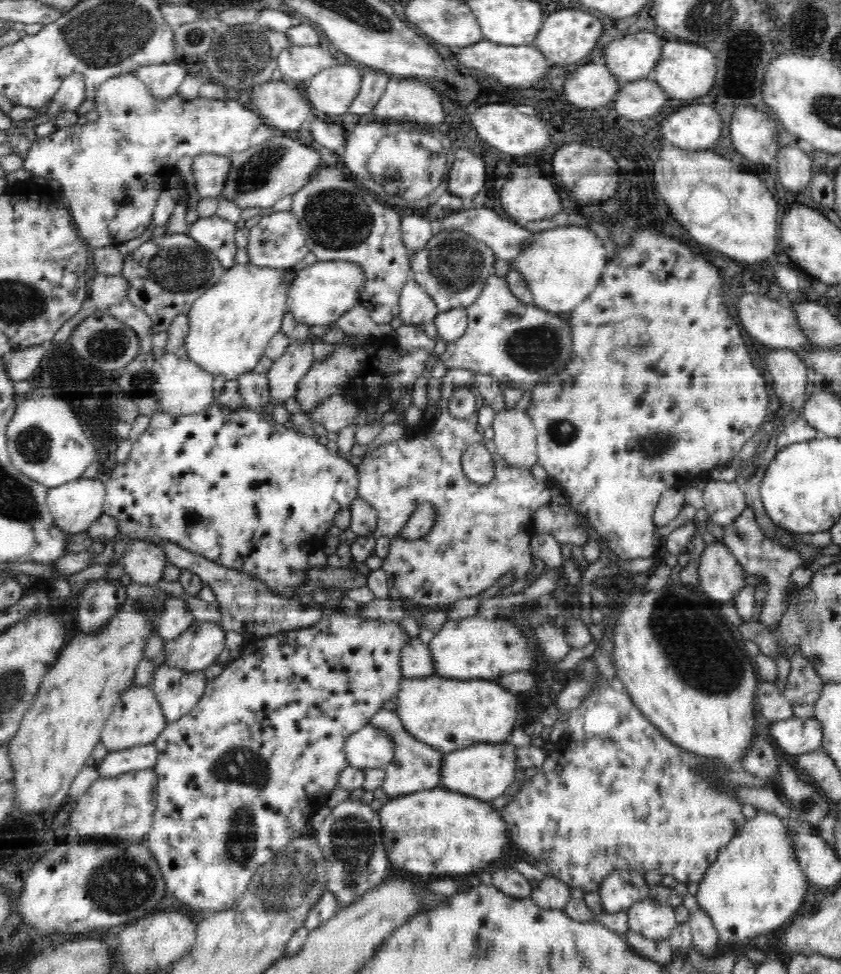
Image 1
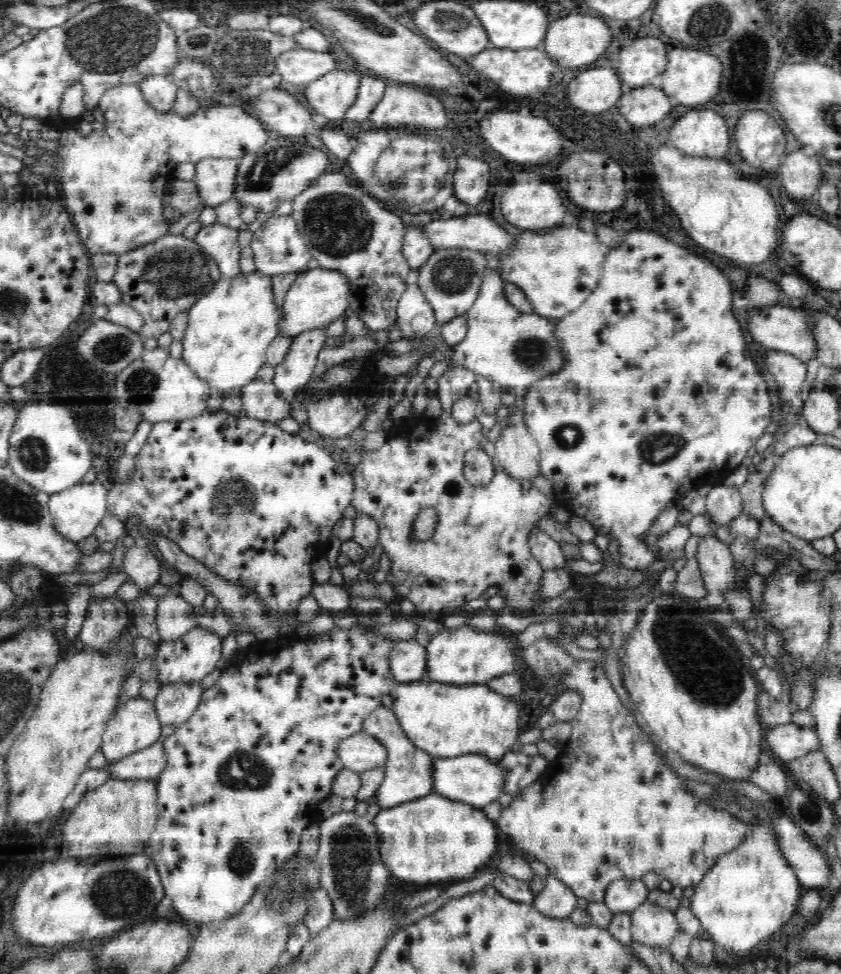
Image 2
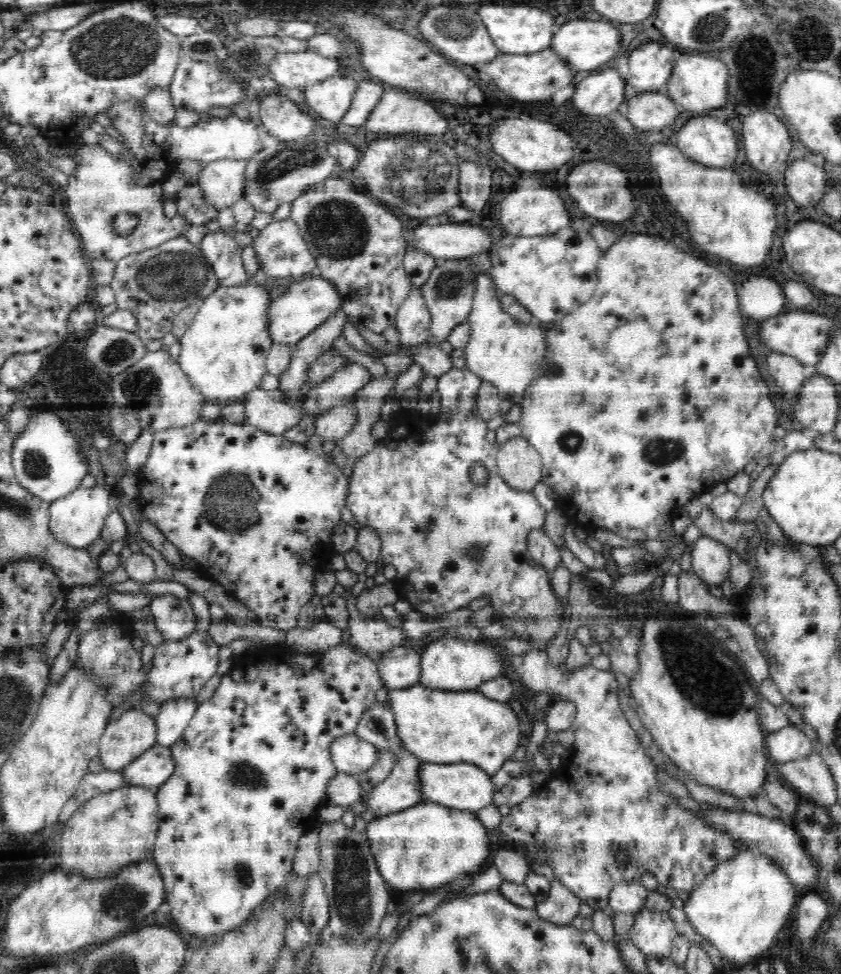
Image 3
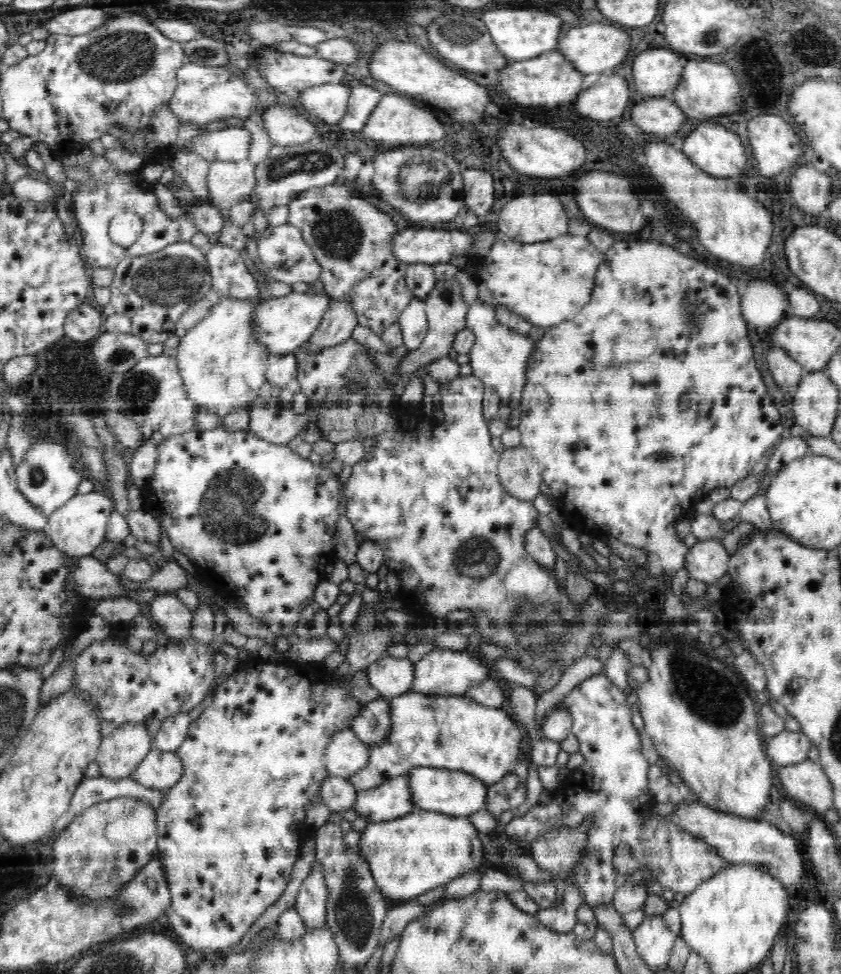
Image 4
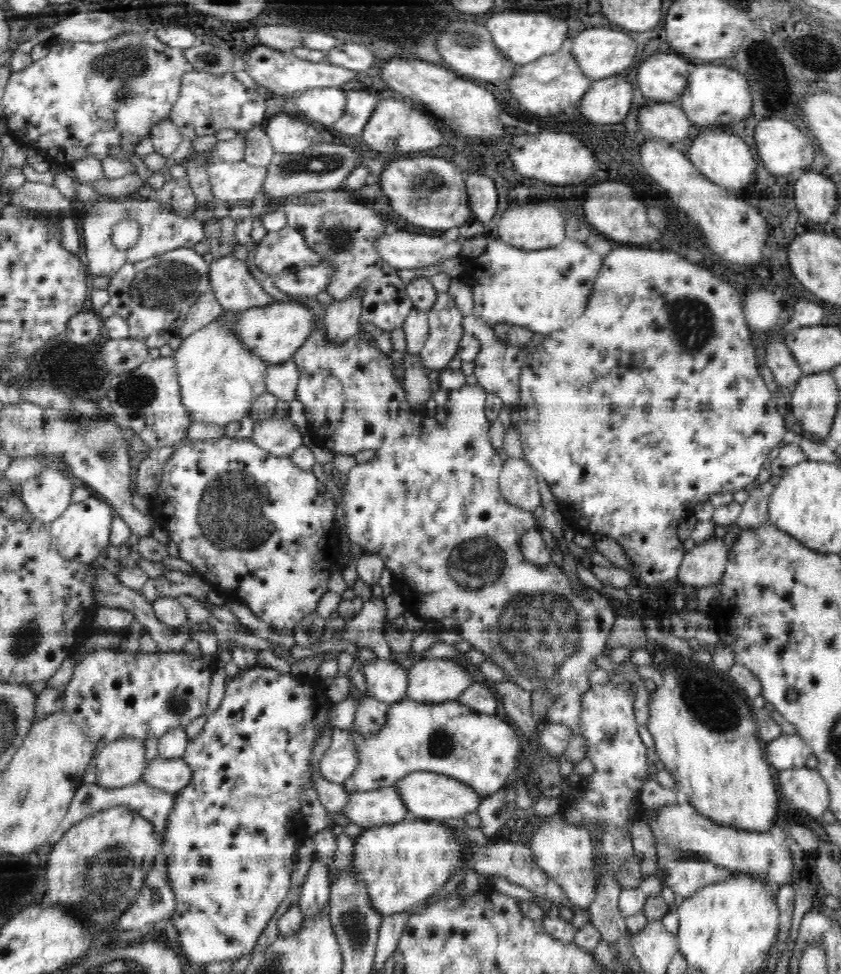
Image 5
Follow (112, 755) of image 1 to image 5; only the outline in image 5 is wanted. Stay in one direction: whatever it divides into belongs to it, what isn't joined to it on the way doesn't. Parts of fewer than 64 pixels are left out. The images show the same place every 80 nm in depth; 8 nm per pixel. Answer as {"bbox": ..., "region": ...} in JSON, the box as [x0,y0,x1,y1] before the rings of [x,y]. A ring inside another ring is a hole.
{"bbox":[141,755,194,794],"region":[[[157,755],[146,766],[141,779],[154,788],[176,794],[190,782],[192,775],[194,775],[194,772],[183,759],[167,760]]]}

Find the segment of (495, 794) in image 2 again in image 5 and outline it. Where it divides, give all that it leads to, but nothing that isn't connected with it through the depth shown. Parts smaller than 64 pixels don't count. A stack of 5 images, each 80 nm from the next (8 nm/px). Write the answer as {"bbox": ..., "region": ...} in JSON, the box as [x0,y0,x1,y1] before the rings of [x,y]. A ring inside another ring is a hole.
{"bbox":[396,772,481,821],"region":[[[410,772],[396,782],[396,789],[402,795],[404,805],[408,807],[408,814],[414,819],[436,819],[439,821],[449,818],[463,818],[465,814],[476,812],[481,803],[480,795],[466,783],[454,777],[436,772]]]}

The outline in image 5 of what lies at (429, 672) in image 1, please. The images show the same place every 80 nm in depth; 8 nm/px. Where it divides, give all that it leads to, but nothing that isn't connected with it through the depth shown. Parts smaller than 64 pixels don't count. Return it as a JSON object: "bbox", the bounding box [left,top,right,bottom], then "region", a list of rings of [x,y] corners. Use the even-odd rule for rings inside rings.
{"bbox":[362,660,408,704],"region":[[[374,660],[362,666],[367,697],[394,704],[404,700],[408,691],[408,671],[392,660]]]}

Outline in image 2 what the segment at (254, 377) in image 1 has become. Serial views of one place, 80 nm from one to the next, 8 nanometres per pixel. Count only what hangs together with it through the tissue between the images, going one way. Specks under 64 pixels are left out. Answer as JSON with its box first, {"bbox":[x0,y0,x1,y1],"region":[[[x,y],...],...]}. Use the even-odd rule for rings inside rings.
{"bbox":[240,378,292,426],"region":[[[253,378],[240,390],[240,397],[243,402],[243,413],[249,418],[278,426],[282,419],[292,417],[291,403],[277,394],[277,388],[272,382]]]}

